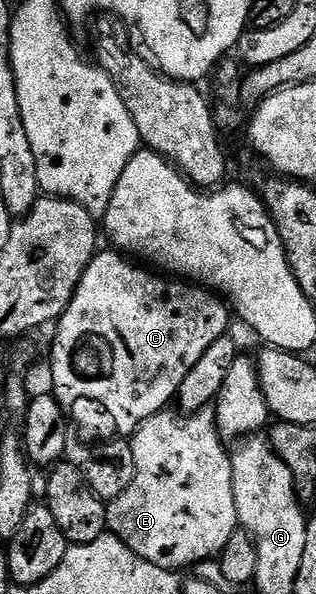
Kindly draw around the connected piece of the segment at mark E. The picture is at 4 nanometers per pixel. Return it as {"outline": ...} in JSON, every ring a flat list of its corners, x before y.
{"outline":[[203,407,202,410,191,413,177,413,175,410,173,411,172,409,159,411,154,417,142,421,142,425,132,432,130,442,134,449,134,469,136,470,134,473,134,485,130,485,130,489,126,489,126,493,122,493,122,497,111,500,107,504,107,509,108,531,111,534,117,535,126,546,134,549,134,553,138,553,138,557,150,561,150,565,158,565,167,571,180,573,183,572,183,567,188,567,188,569,195,568,197,563,207,559,216,559,223,553,230,541,230,537,238,529,238,509,234,509,232,457,229,448,224,448,227,447,226,441,221,437,220,430,216,424,215,410,212,407]]}

